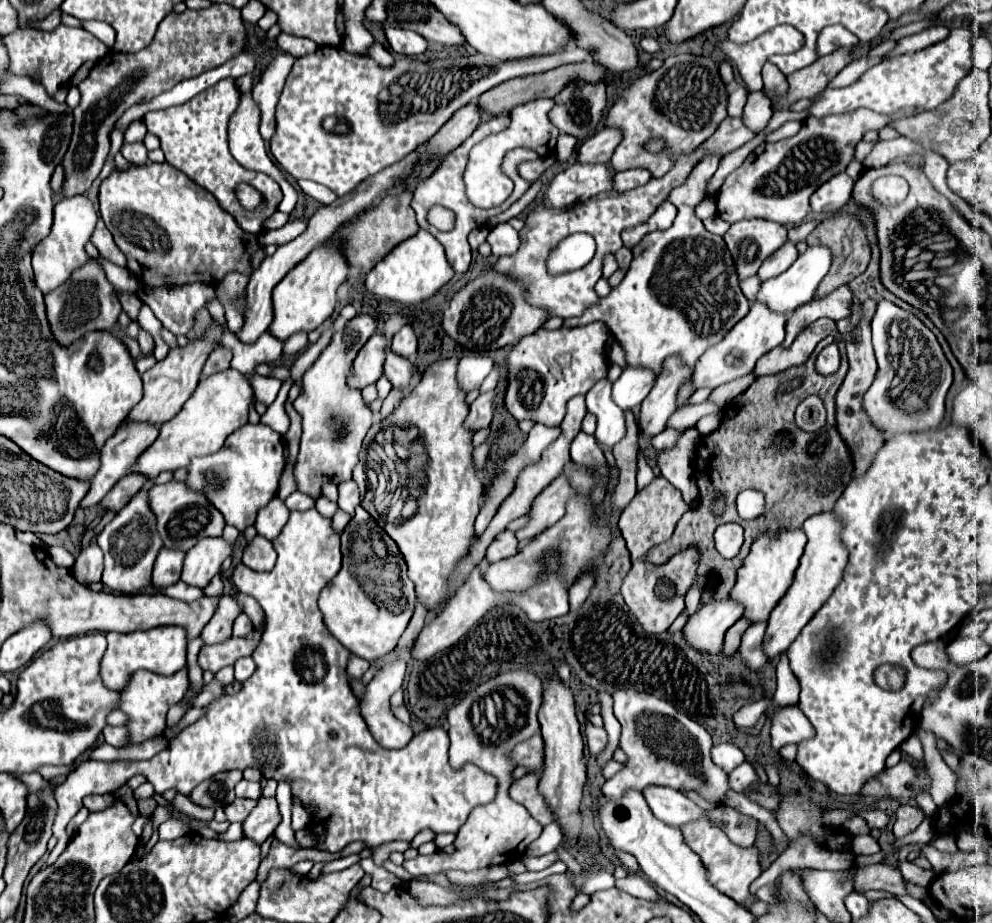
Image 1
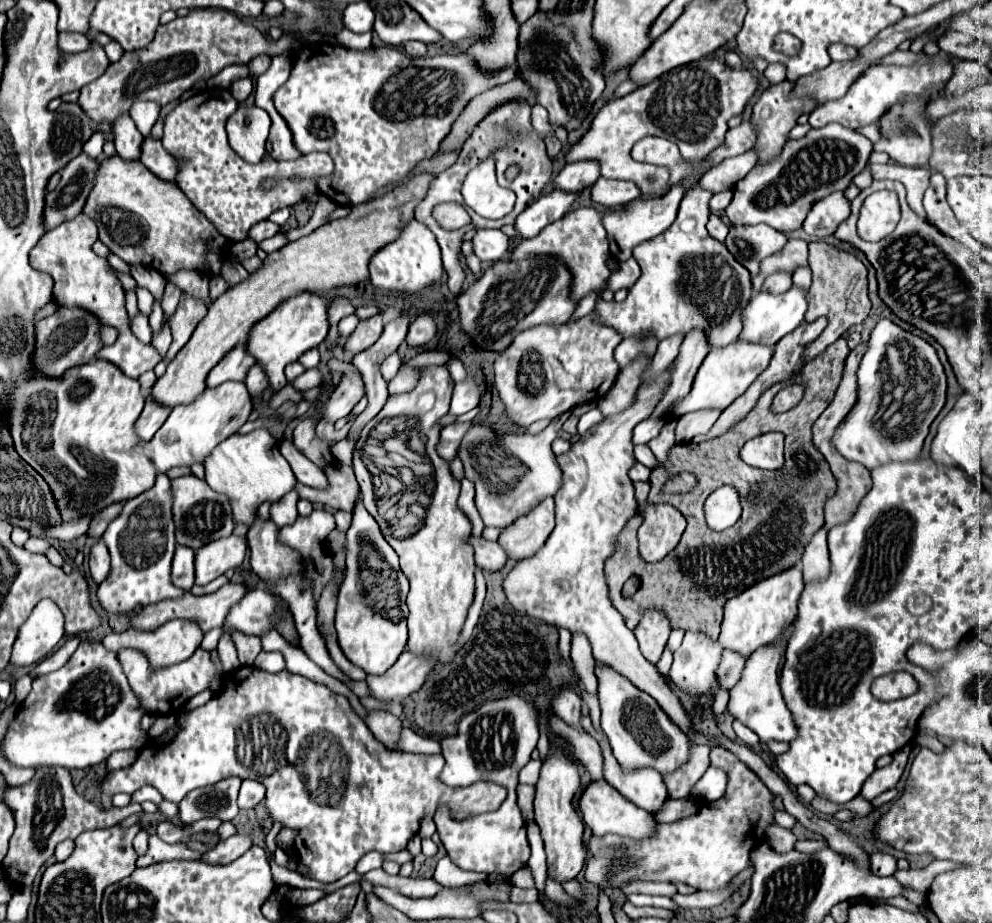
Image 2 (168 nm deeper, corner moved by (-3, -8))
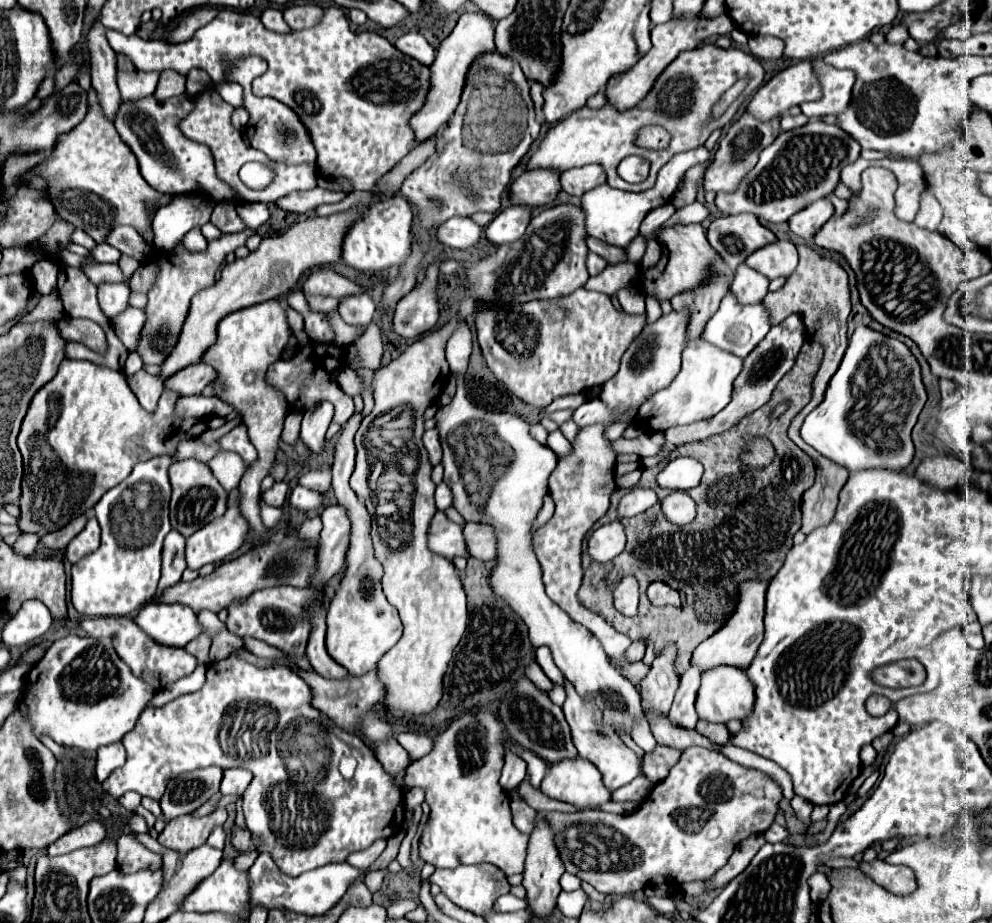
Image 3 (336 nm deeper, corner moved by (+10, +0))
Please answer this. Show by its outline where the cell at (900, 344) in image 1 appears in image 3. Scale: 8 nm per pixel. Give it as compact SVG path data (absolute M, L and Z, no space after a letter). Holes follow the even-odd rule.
M857 328L849 340L849 348L843 362L825 390L823 402L805 418L801 426L801 438L813 446L819 454L833 460L835 464L847 468L849 472L885 468L885 470L905 470L915 454L911 440L911 430L927 402L925 386L921 382L921 368L909 348L871 328Z

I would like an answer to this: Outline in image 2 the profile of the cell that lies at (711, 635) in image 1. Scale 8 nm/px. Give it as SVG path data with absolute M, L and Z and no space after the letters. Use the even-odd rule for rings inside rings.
M686 632L682 646L674 652L670 680L690 696L708 692L716 682L716 668L724 648L706 632Z

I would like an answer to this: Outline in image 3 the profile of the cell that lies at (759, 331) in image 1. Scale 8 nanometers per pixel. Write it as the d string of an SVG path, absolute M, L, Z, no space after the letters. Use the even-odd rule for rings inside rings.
M689 340L687 348L683 350L683 366L681 372L675 376L669 388L655 392L649 396L637 414L637 424L647 430L647 424L653 432L665 432L665 428L691 424L697 420L705 420L715 416L719 410L723 410L731 400L733 380L743 368L743 360L721 352L719 348L713 348L711 344L705 344L705 340Z

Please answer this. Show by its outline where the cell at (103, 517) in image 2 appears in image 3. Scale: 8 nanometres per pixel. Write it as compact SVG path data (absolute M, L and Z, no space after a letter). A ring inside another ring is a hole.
M79 516L79 518L71 520L69 526L61 528L61 530L57 530L57 532L45 534L45 536L41 538L41 544L43 544L45 548L49 548L49 550L65 550L67 544L85 528L85 524L87 524L87 516Z

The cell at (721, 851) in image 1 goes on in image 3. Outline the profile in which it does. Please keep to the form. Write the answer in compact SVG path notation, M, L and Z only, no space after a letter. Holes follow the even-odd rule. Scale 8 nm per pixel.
M687 748L679 762L671 768L669 776L655 784L649 798L633 814L607 814L597 810L583 810L575 814L547 812L545 822L553 830L555 848L569 874L589 882L597 892L605 894L631 894L651 884L663 882L693 882L711 878L723 868L733 854L735 846L750 835L764 833L775 820L781 800L781 786L761 770L745 768L731 762L721 752Z

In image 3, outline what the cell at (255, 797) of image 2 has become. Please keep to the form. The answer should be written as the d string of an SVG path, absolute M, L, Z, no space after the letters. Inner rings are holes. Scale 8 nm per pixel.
M229 768L223 772L221 792L223 794L243 794L251 782L251 772L245 768Z

